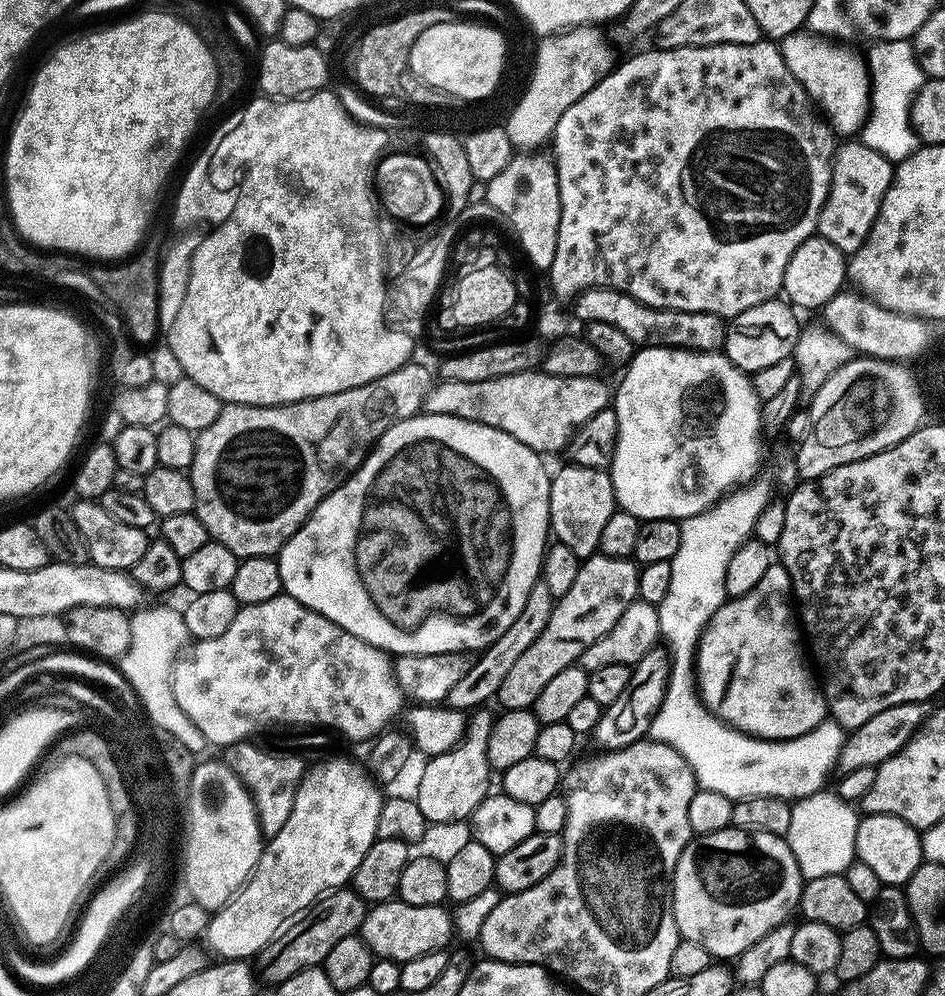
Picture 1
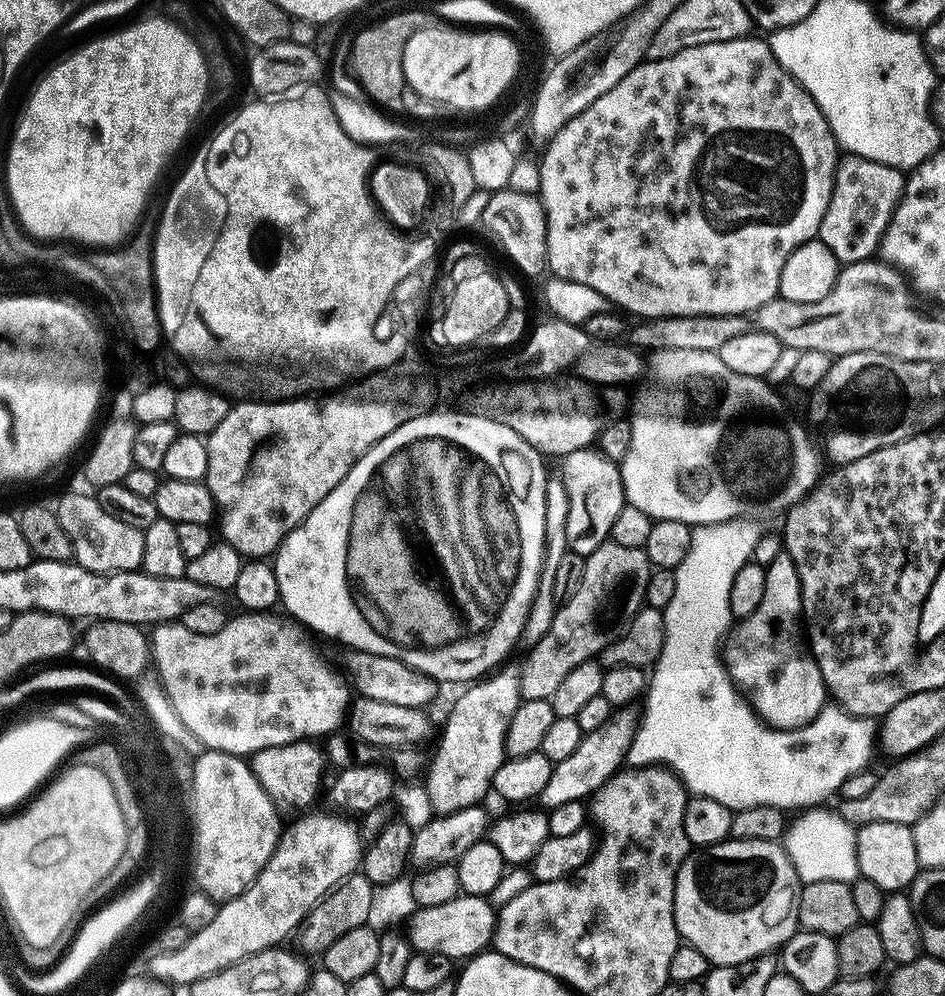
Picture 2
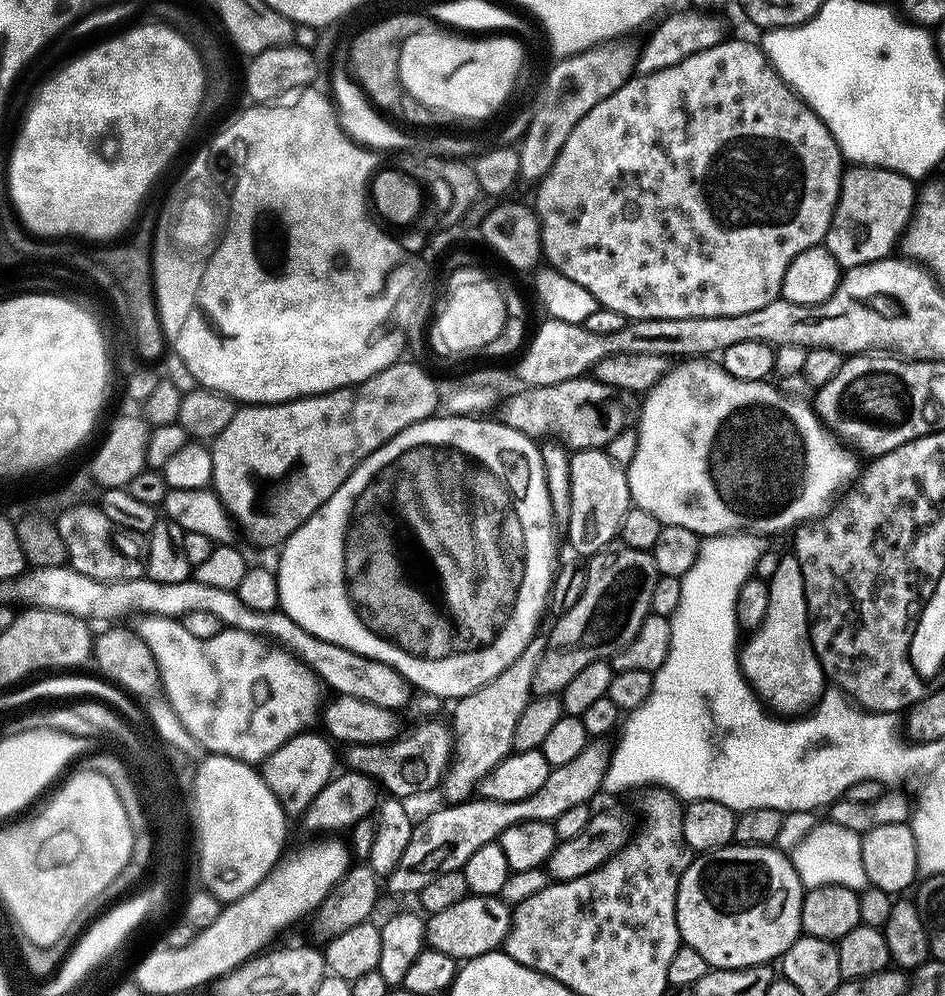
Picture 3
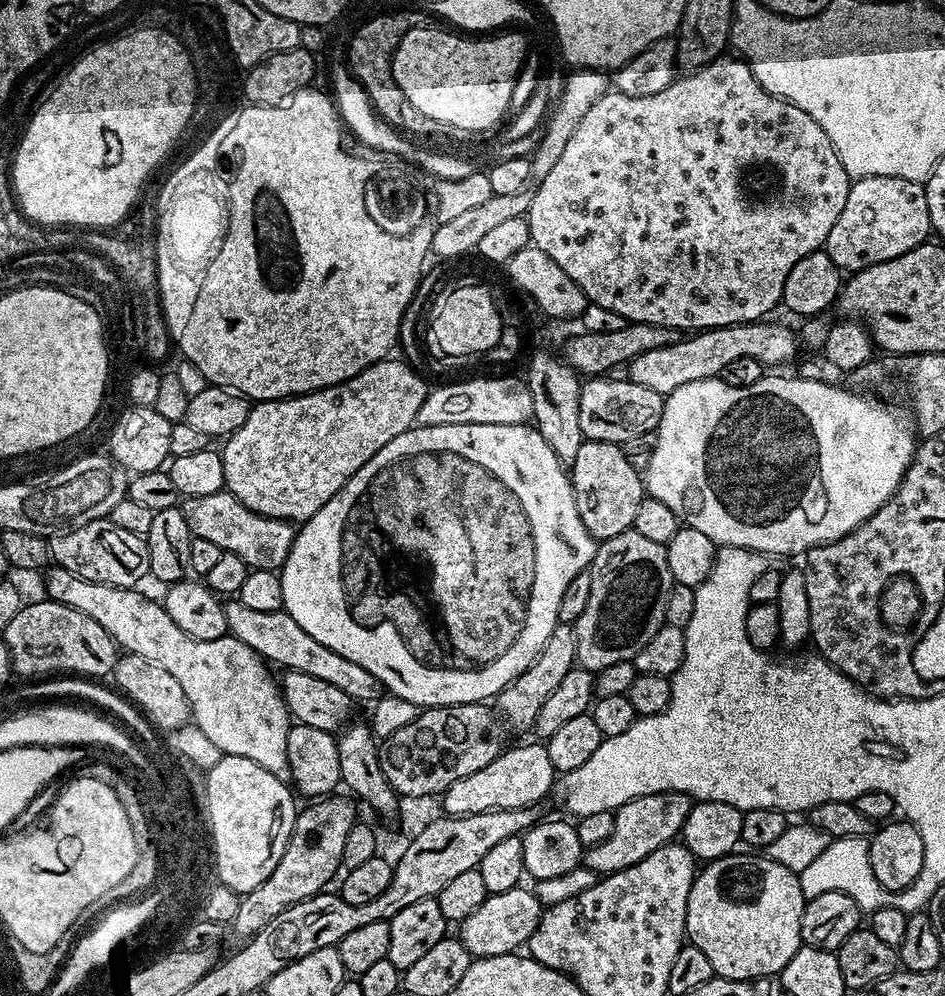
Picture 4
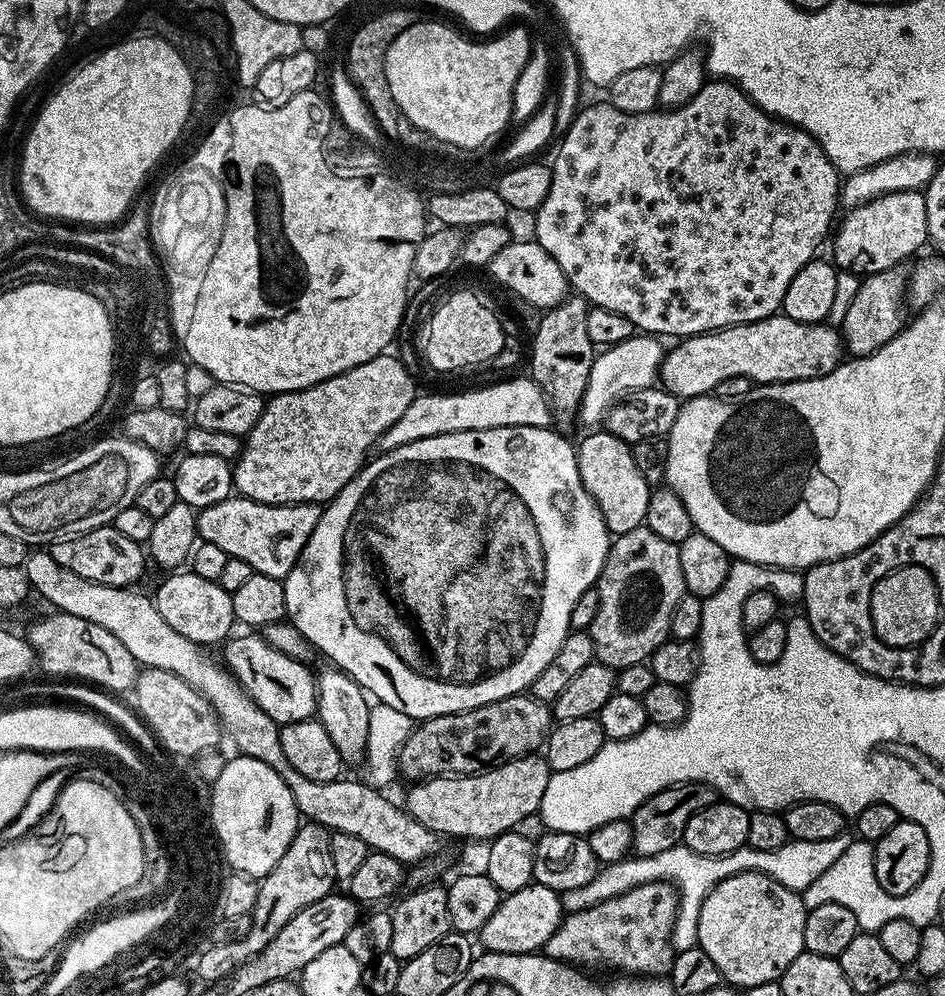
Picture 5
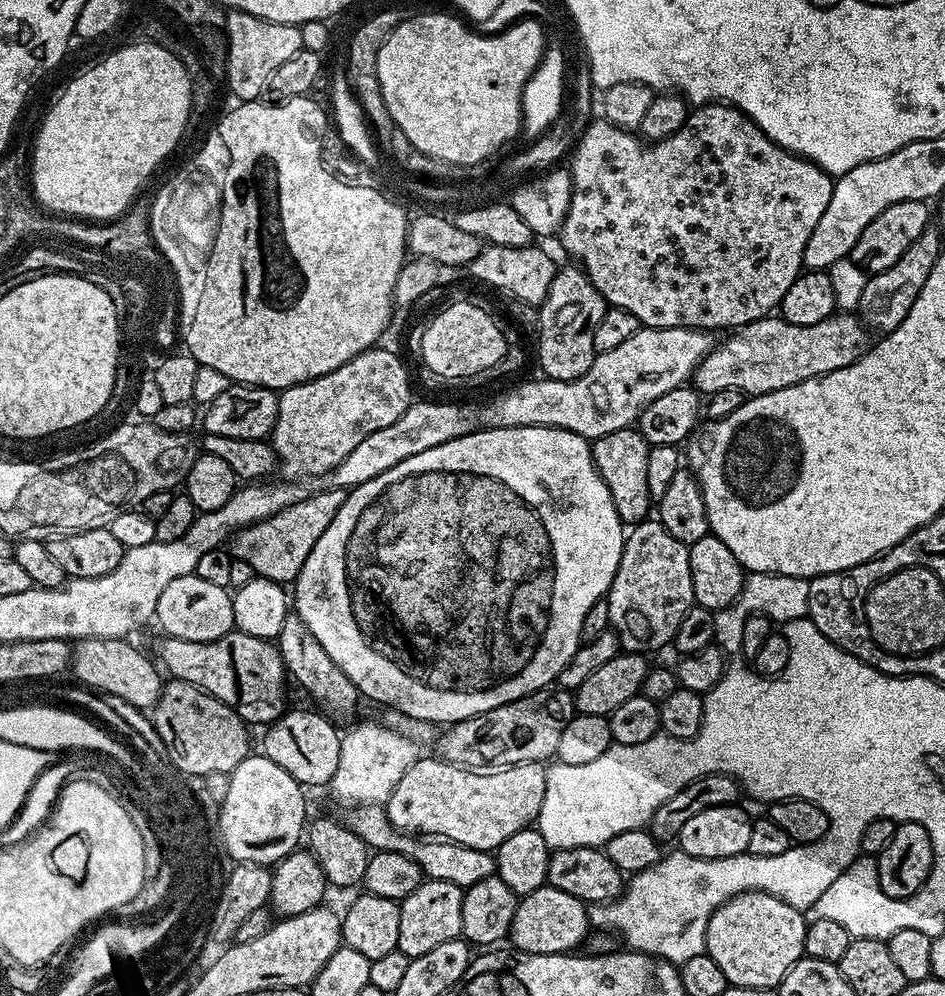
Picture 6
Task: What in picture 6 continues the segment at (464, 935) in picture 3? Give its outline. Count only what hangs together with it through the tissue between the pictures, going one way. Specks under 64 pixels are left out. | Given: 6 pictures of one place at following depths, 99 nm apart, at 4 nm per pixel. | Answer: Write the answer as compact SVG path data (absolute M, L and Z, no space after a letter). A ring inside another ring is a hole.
M545 886L519 897L510 941L511 947L518 952L568 954L579 949L576 947L587 938L588 932L588 908L584 901L574 898L574 894L566 894L566 890Z

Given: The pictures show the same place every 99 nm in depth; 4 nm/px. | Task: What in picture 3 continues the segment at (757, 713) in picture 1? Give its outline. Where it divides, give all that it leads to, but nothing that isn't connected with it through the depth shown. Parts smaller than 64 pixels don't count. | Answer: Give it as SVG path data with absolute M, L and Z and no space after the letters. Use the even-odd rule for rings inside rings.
M781 555L778 570L774 570L768 581L768 589L770 607L766 610L766 618L739 649L740 670L765 705L797 712L811 709L826 691L826 677L812 645L806 582L802 582L802 566L798 566L796 555Z

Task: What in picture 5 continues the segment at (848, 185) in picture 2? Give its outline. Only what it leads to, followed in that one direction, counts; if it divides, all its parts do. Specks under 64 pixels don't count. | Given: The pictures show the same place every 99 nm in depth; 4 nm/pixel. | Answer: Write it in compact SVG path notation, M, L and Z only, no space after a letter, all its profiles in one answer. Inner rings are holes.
M923 191L882 194L851 209L847 215L844 221L839 221L840 229L839 224L835 229L836 241L832 244L831 259L837 269L854 272L861 278L890 270L895 264L904 264L907 256L915 257L915 252L928 244Z

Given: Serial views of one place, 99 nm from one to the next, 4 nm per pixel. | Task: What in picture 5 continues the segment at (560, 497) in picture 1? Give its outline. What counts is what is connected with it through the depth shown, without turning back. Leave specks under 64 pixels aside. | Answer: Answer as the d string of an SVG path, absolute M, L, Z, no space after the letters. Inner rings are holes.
M606 430L589 432L592 433L584 441L579 441L576 449L578 474L582 478L582 486L586 486L590 498L598 506L609 533L613 537L621 536L644 524L652 488L646 478L642 478L638 466L634 466L631 444Z

